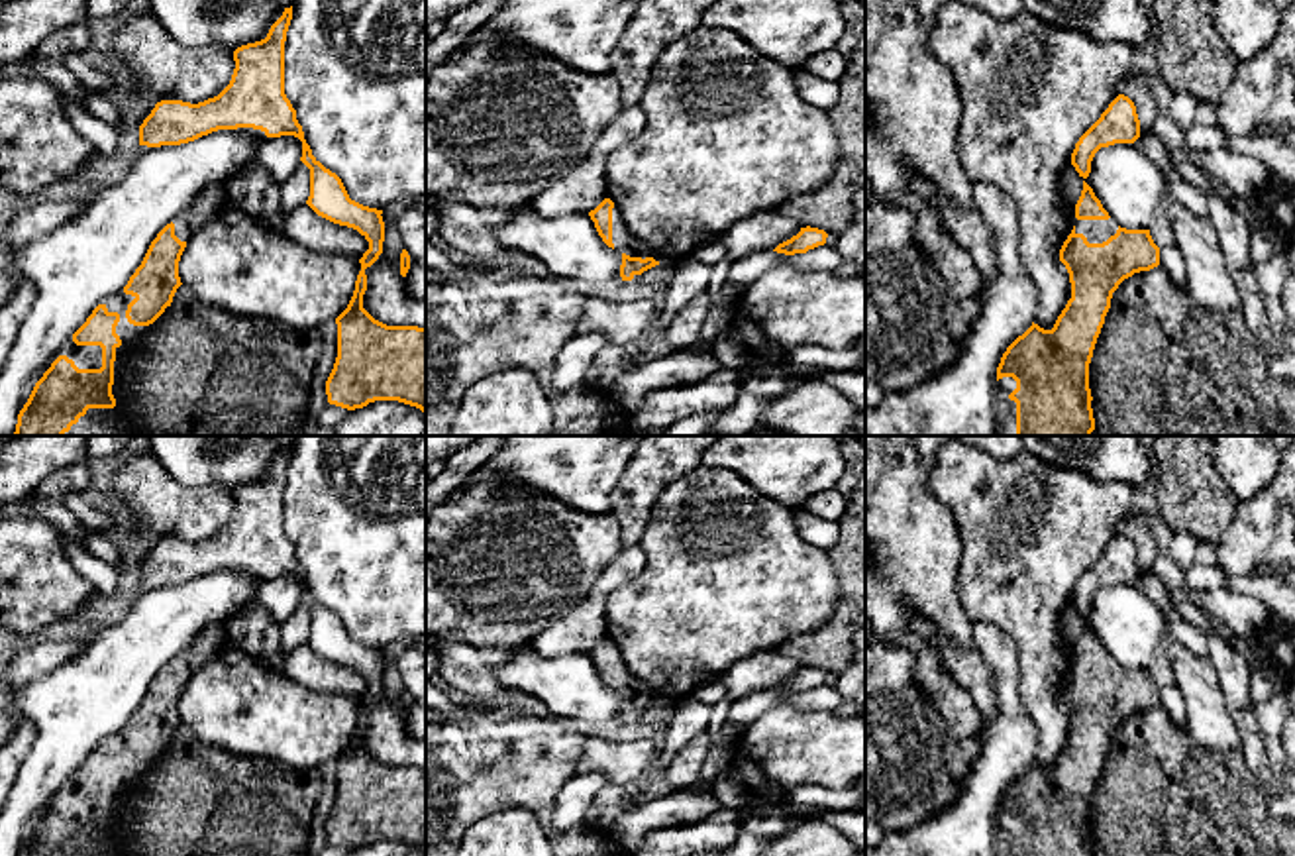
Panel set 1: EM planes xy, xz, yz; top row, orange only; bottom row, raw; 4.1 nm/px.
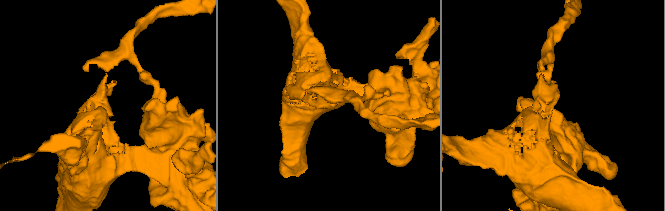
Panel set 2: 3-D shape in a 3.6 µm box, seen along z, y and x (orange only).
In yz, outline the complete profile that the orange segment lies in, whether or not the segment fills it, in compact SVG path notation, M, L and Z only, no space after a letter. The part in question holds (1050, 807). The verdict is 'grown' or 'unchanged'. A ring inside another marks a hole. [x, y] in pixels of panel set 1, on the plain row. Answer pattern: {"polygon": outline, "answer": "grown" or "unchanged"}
{"polygon": "M1083 620L1081 636L1073 648L1073 669L1060 689L1060 701L1069 713L1071 738L1052 770L1032 762L1003 793L993 834L995 856L1093 856L1089 803L1113 732L1134 713L1158 707L1160 687L1150 669L1120 668Z", "answer": "grown"}

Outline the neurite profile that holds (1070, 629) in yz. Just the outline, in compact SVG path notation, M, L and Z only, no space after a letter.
M1067 605L1062 622L1060 622L1060 636L1065 644L1075 646L1083 630L1083 616L1075 611L1073 605Z

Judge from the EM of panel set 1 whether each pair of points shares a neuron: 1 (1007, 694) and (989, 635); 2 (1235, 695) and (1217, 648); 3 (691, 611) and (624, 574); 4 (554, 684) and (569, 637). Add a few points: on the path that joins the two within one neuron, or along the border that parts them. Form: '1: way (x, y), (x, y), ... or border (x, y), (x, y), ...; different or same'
1: way (1005, 680), (1005, 666), (997, 648); same
2: way (1235, 684), (1229, 660); same
3: border (640, 544), (646, 566), (607, 597), (607, 617); different
4: border (526, 644), (544, 656), (587, 652); different

